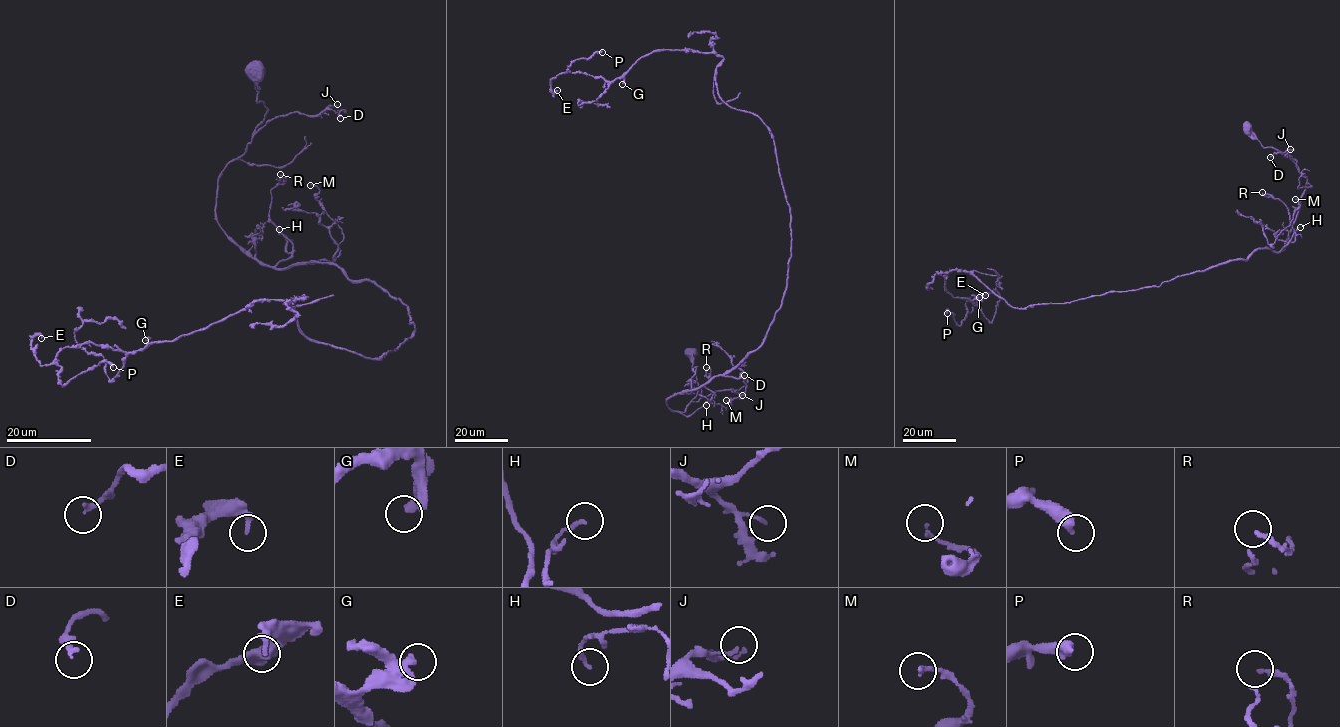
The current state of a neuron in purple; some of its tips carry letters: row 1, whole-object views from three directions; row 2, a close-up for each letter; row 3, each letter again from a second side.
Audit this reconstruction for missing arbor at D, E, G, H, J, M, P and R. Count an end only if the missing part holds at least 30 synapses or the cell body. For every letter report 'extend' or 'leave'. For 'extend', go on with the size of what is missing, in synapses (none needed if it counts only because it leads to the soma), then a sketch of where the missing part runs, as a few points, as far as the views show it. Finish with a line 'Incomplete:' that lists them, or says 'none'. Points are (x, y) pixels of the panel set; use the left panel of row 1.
D: leave
E: leave
G: leave
H: leave
J: leave
M: leave
P: leave
R: leave
Incomplete: none

